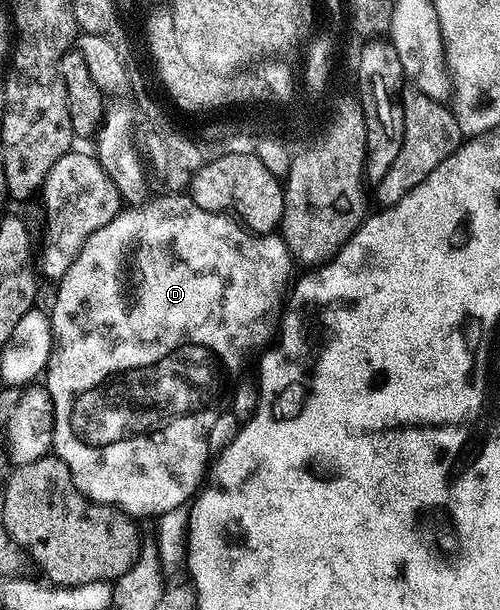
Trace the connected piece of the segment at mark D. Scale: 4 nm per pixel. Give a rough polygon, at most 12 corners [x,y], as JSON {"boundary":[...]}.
{"boundary":[[184,194],[90,234],[50,307],[52,448],[188,504],[294,257]]}

